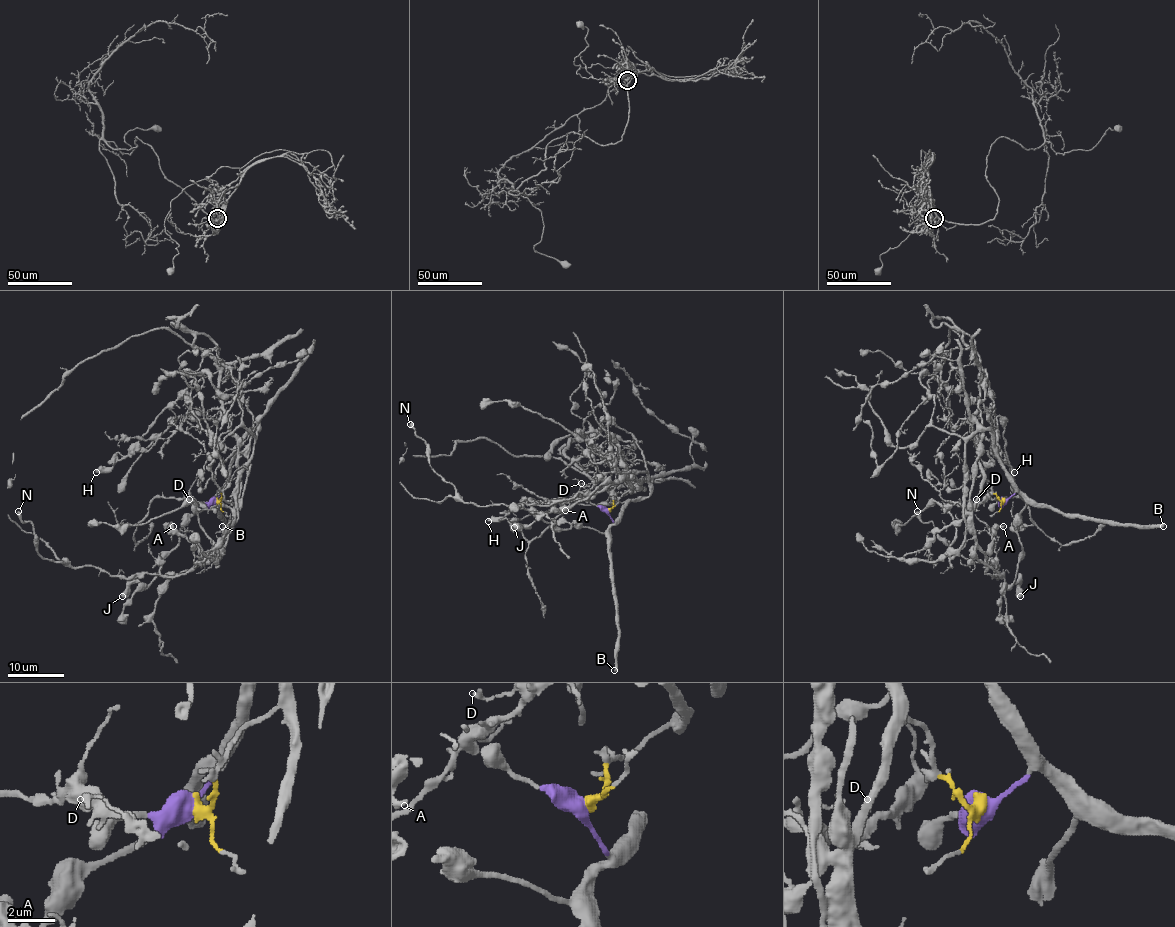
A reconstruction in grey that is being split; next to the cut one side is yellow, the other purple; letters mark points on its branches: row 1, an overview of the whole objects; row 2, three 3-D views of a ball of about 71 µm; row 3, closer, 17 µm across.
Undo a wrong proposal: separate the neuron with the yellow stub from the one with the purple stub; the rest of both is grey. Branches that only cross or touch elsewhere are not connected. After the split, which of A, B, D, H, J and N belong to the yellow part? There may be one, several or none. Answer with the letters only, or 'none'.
A, D, H, N

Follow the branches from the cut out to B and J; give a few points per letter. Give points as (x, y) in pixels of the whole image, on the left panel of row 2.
B: (217, 499), (221, 492), (218, 492), (218, 505), (225, 525), (223, 526)
J: (217, 499), (221, 492), (182, 529), (159, 574), (149, 584), (132, 583), (122, 597)

